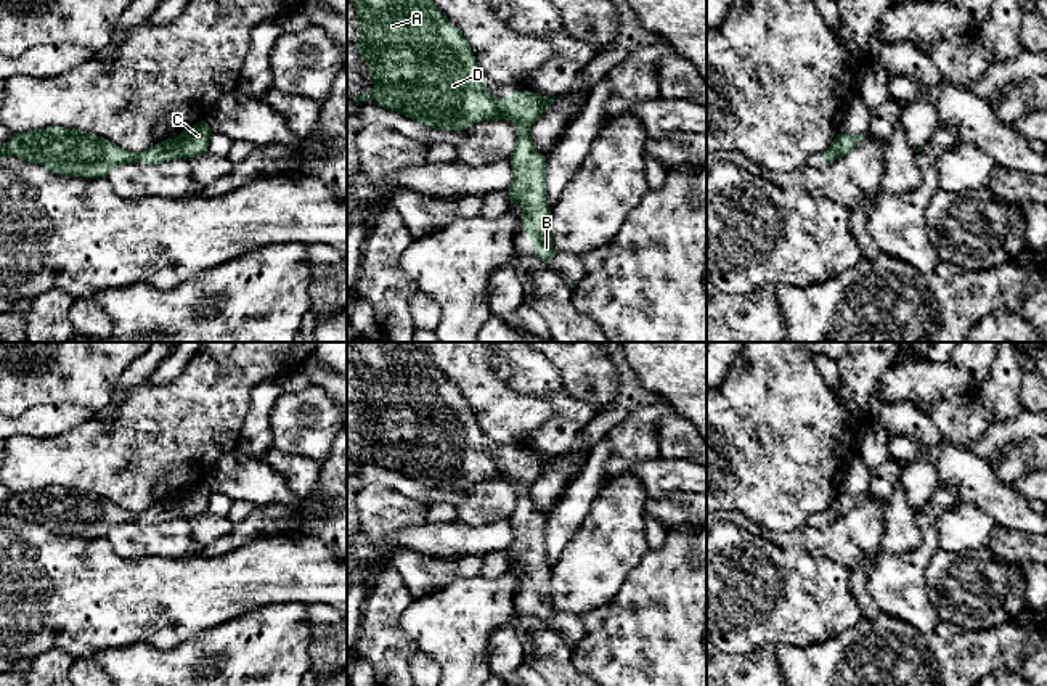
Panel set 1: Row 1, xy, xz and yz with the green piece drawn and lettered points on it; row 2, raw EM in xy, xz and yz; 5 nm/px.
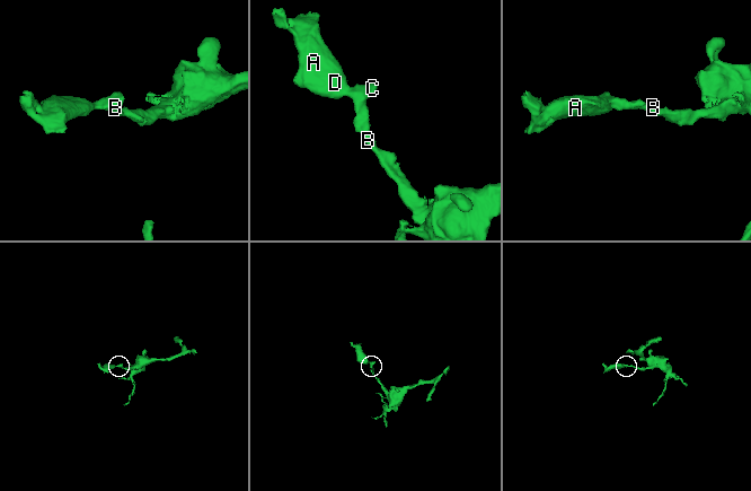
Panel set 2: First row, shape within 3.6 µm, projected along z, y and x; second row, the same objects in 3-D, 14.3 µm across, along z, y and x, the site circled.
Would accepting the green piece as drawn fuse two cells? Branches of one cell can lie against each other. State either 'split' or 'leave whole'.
leave whole

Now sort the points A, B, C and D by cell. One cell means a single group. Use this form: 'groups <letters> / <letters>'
groups A B C D

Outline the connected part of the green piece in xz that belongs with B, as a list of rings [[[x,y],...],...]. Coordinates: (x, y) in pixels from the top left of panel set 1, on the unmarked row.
[[[347,342],[347,357],[350,358],[350,361],[355,366],[356,371],[356,381],[358,381],[358,400],[355,405],[355,410],[360,413],[361,419],[368,423],[369,426],[369,434],[373,435],[374,445],[373,445],[373,453],[360,453],[355,456],[355,461],[368,461],[368,459],[374,459],[381,468],[387,469],[387,471],[395,471],[405,477],[409,477],[413,480],[418,480],[419,484],[424,484],[426,487],[435,488],[435,490],[454,490],[454,492],[461,492],[461,490],[467,490],[471,485],[483,482],[483,480],[496,480],[496,479],[506,479],[506,480],[512,480],[517,485],[517,503],[515,503],[515,509],[511,514],[509,521],[512,525],[512,532],[514,532],[514,541],[509,546],[509,549],[506,551],[509,559],[511,559],[511,566],[514,562],[517,562],[522,567],[522,590],[527,591],[533,607],[532,610],[535,612],[535,615],[541,620],[544,620],[546,623],[549,623],[552,620],[552,617],[557,614],[557,610],[554,609],[552,604],[552,586],[549,582],[549,574],[551,574],[551,567],[546,564],[546,517],[541,516],[530,496],[530,487],[543,476],[544,469],[552,464],[556,461],[557,456],[552,458],[543,458],[536,453],[532,451],[519,451],[519,450],[512,450],[506,458],[495,458],[493,455],[490,455],[487,451],[487,445],[485,445],[485,435],[482,432],[482,429],[477,426],[475,423],[475,416],[474,411],[469,405],[469,402],[462,397],[462,394],[438,371],[437,365],[432,361],[432,358],[424,352],[424,349],[419,345],[419,342]]]

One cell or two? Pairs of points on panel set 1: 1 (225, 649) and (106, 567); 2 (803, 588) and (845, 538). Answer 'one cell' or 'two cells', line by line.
1: two cells
2: two cells

